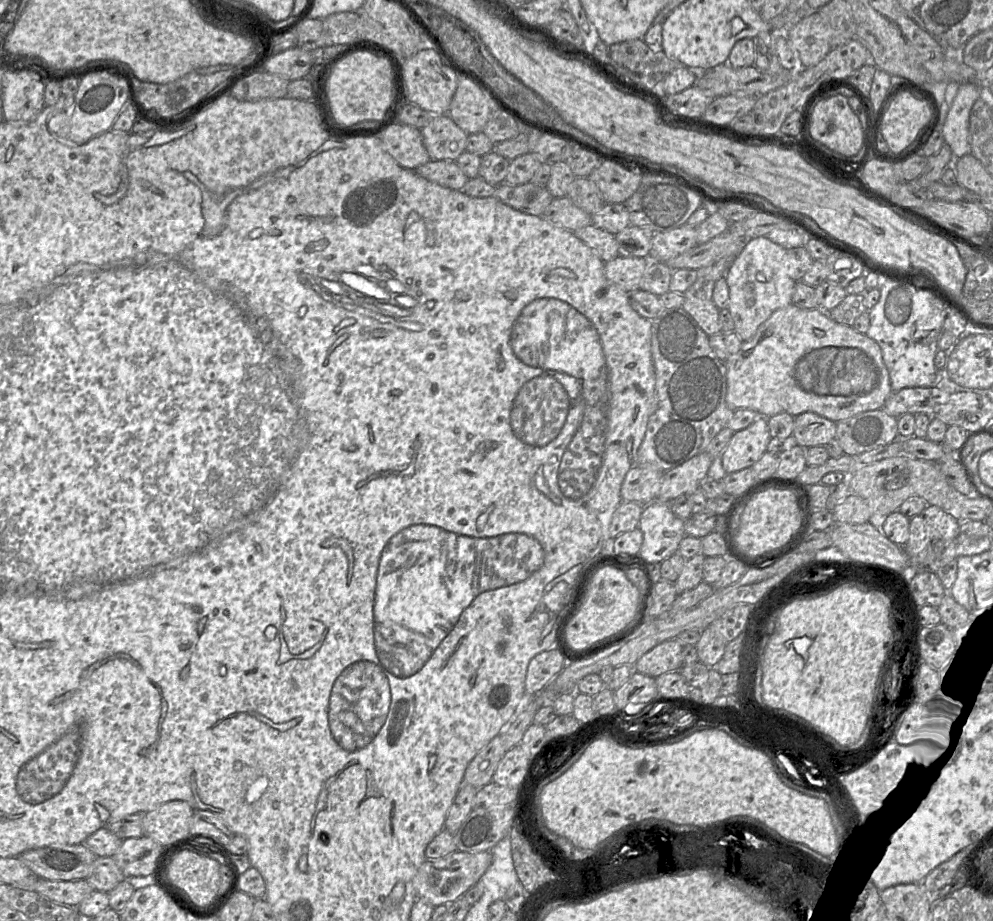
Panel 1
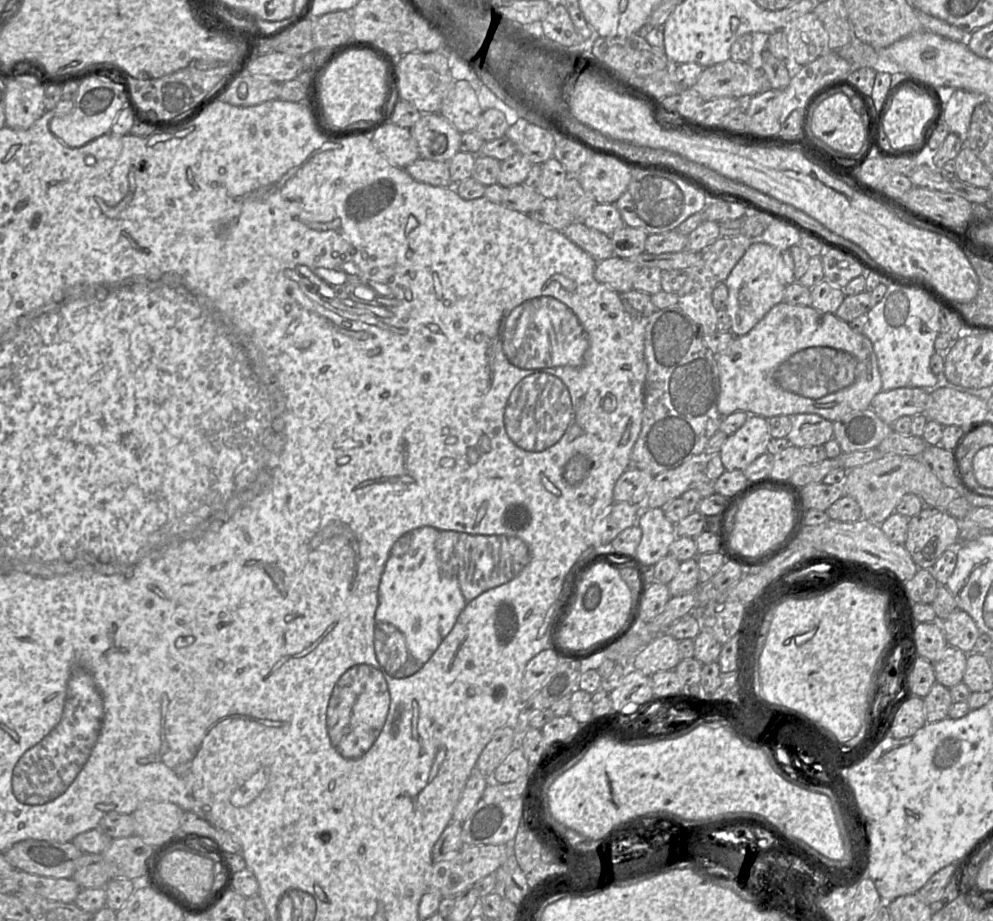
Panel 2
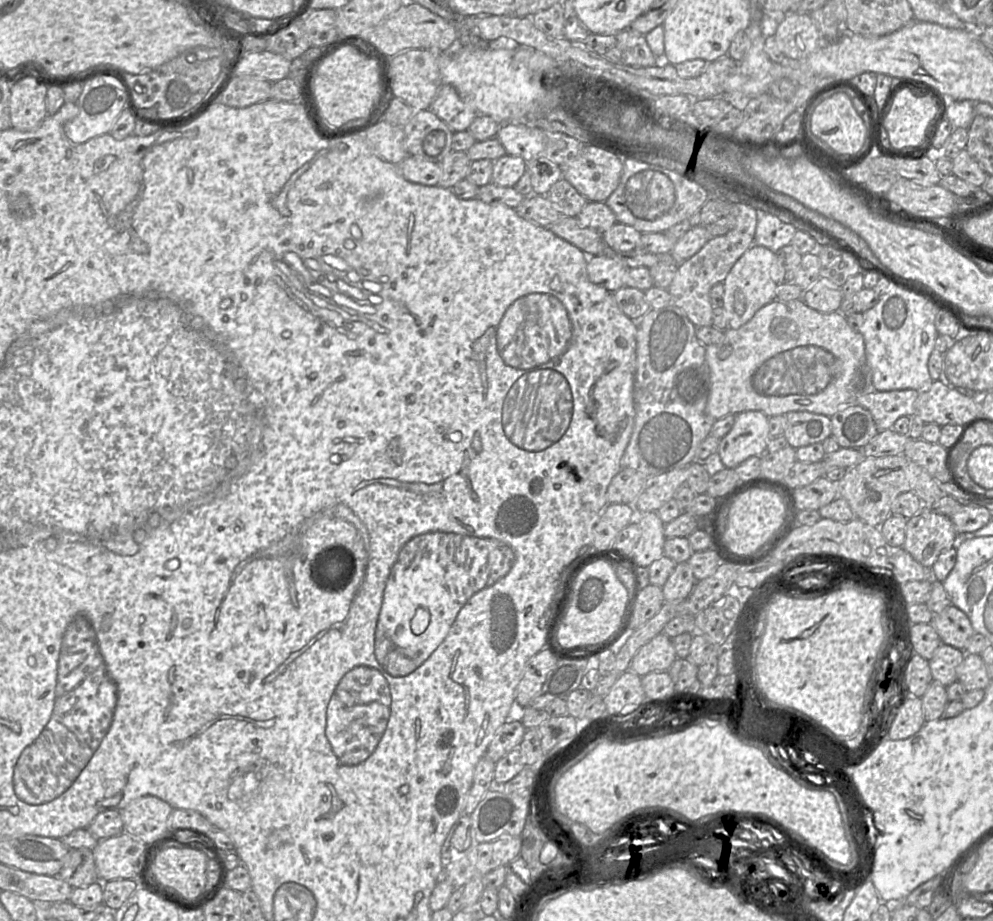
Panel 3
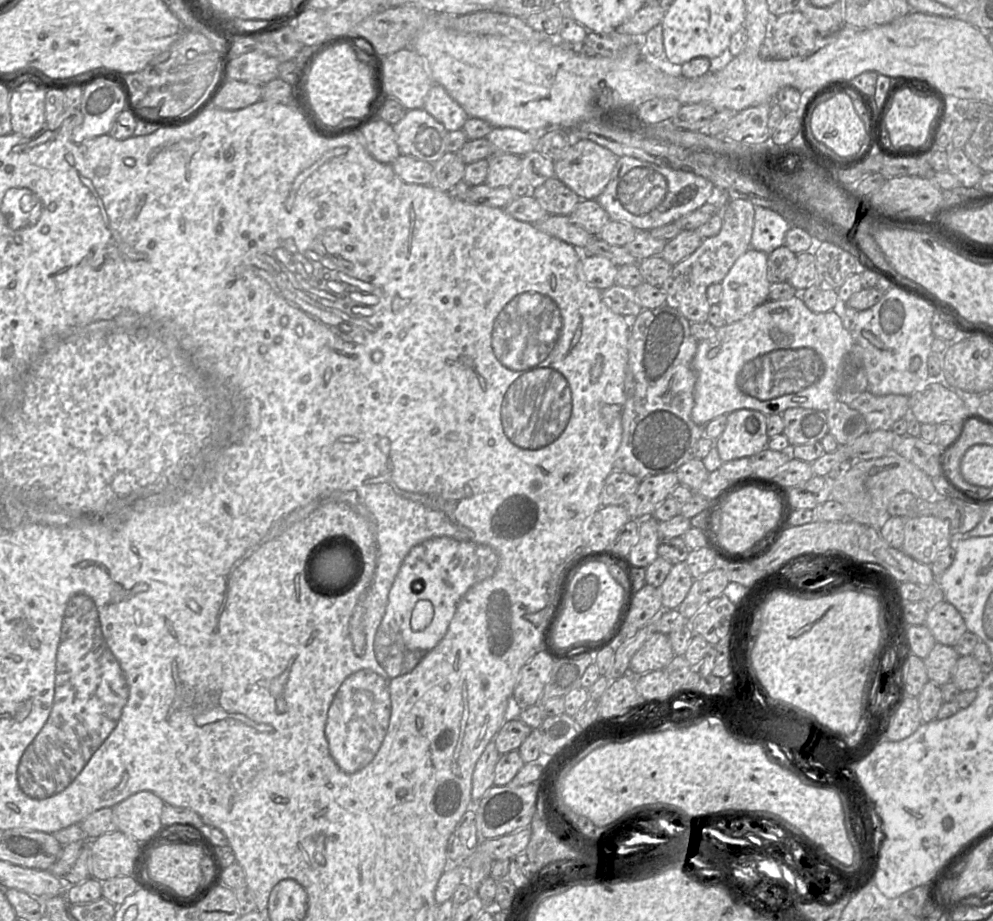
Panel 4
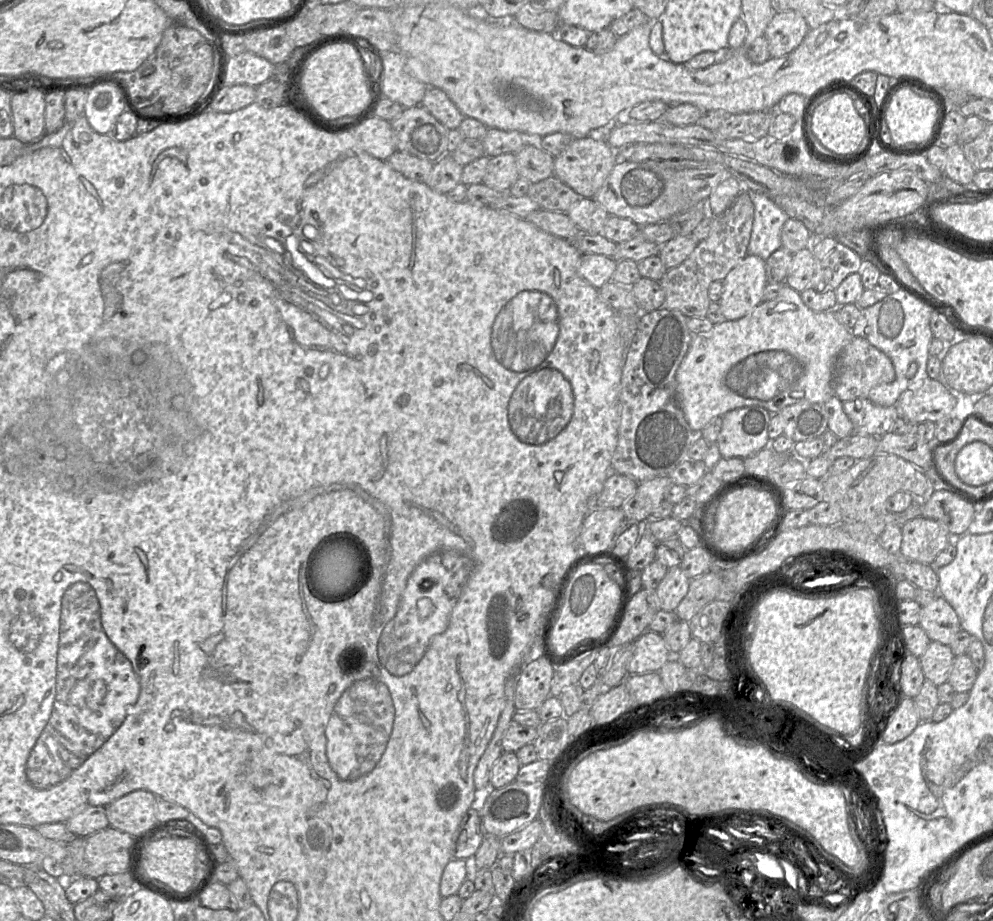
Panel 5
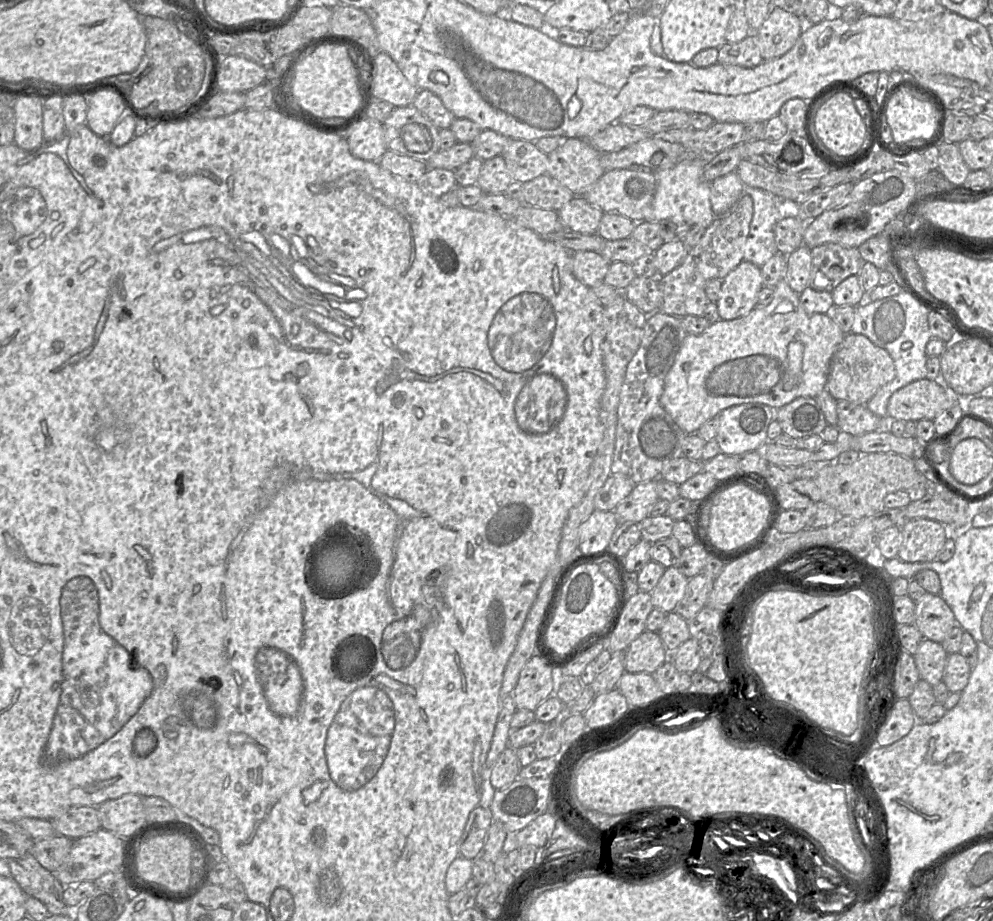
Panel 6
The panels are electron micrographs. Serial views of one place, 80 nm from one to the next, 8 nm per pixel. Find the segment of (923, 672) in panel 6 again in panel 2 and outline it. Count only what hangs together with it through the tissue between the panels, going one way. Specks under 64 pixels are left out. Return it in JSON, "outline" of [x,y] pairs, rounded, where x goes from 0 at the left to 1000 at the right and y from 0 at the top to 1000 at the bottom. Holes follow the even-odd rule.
{"outline":[[[955,700],[949,714],[943,719],[938,719],[941,724],[943,740],[954,747],[959,747],[970,740],[974,711],[969,706]]]}

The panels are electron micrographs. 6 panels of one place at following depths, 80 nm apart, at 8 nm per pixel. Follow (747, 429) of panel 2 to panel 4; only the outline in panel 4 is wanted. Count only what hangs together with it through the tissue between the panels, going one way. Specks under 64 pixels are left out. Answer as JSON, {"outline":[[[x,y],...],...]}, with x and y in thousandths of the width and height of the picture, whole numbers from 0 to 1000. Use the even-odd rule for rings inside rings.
{"outline":[[[755,444],[741,445],[732,451],[732,460],[720,478],[725,498],[732,502],[755,497],[773,483],[772,452]]]}

